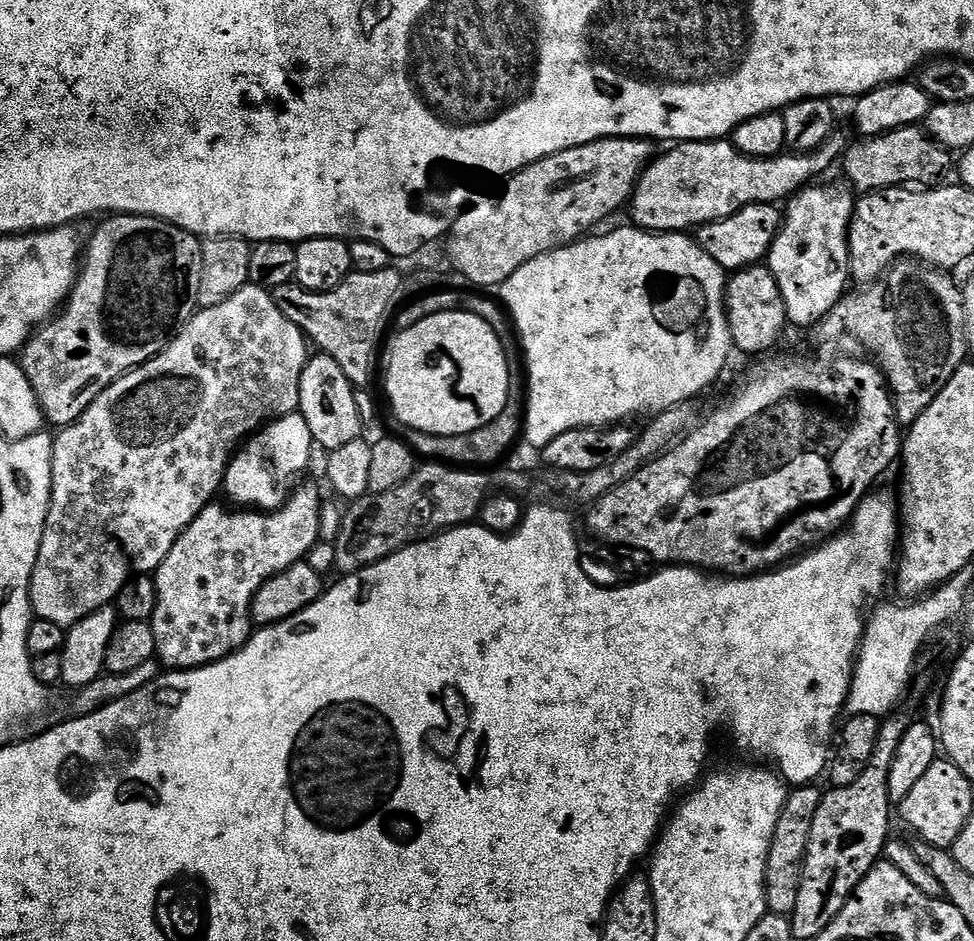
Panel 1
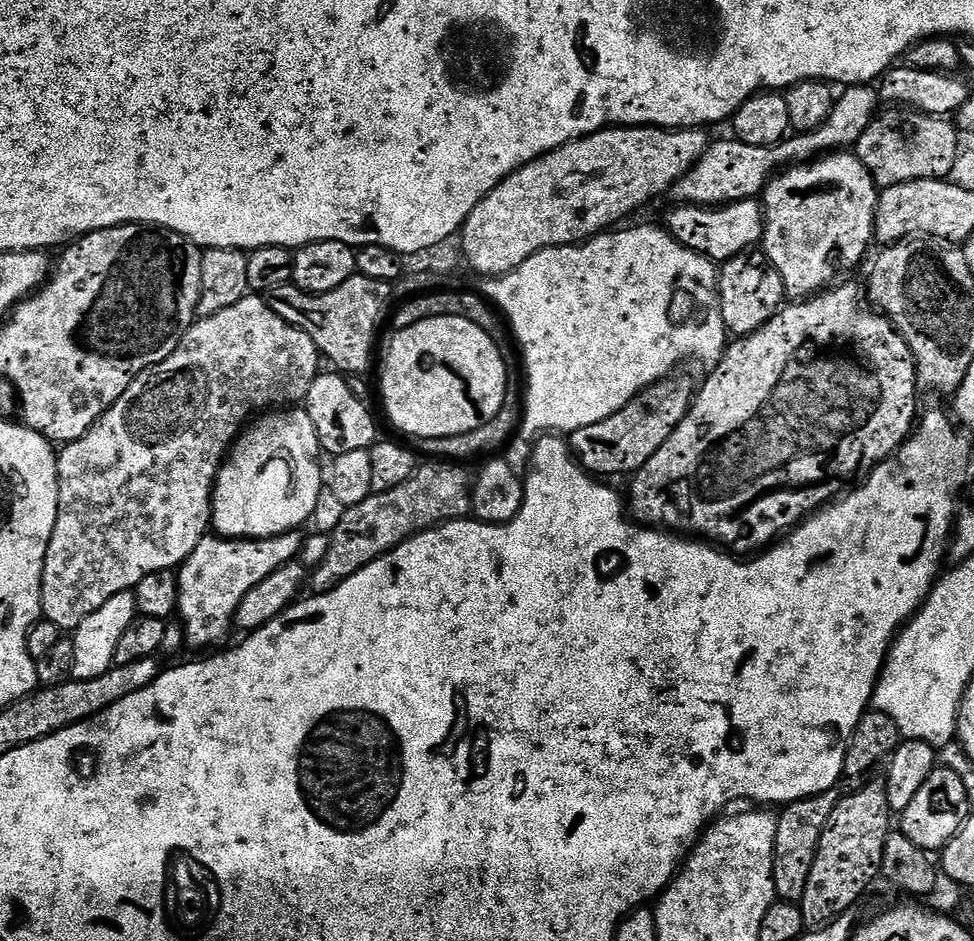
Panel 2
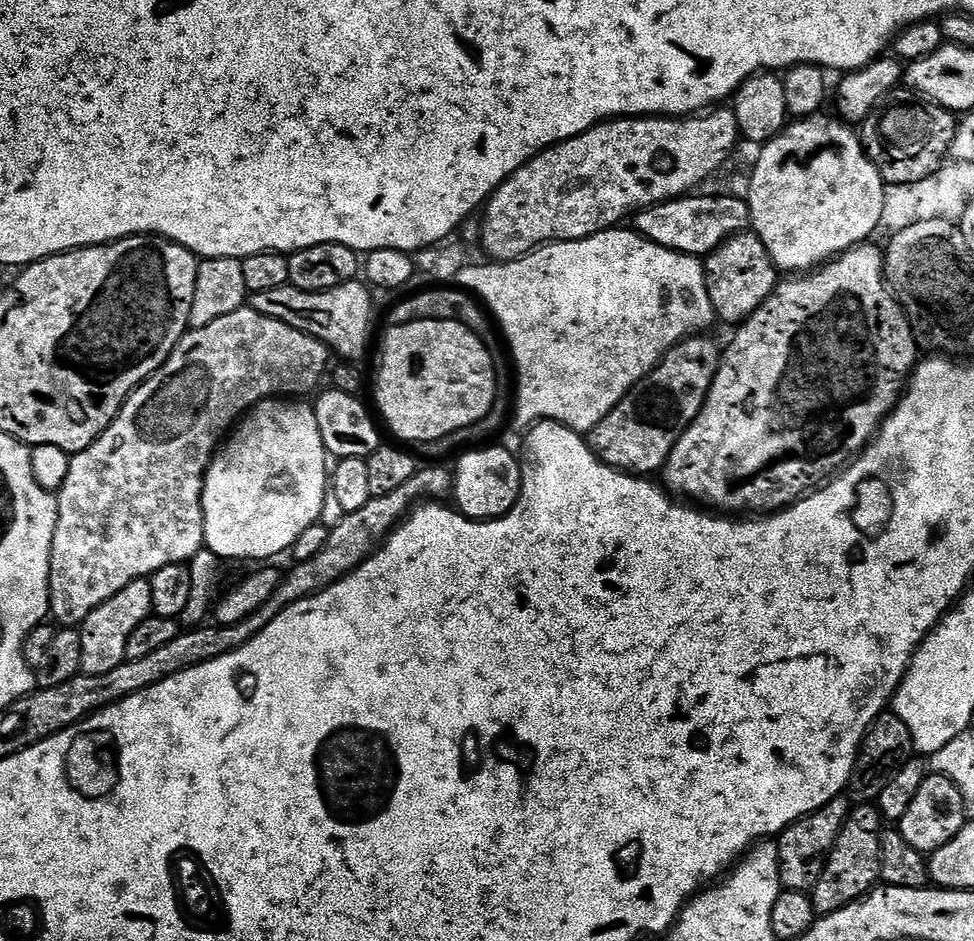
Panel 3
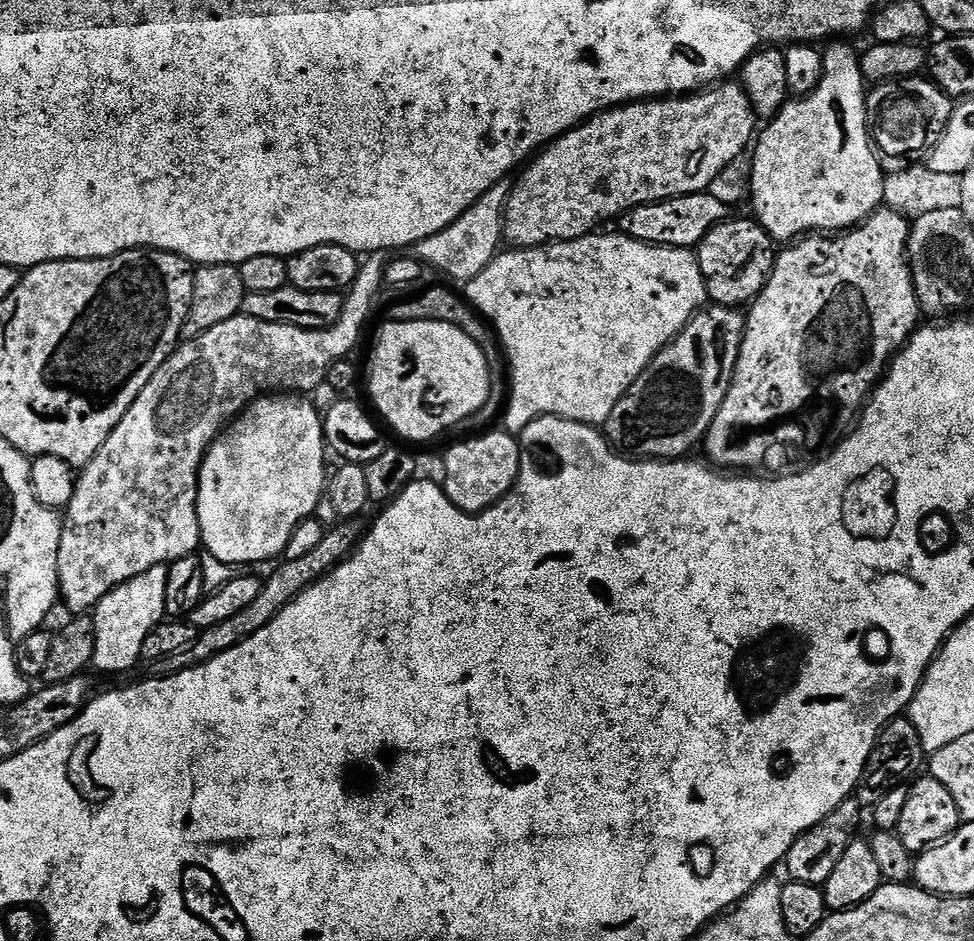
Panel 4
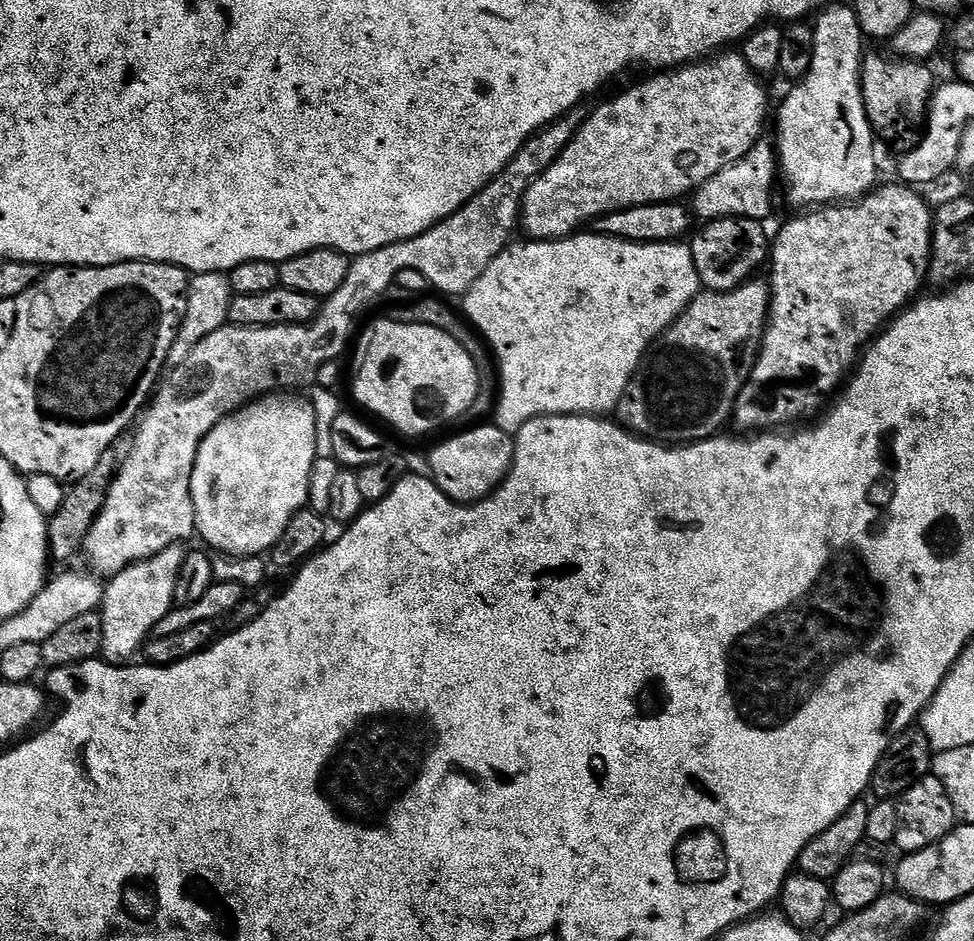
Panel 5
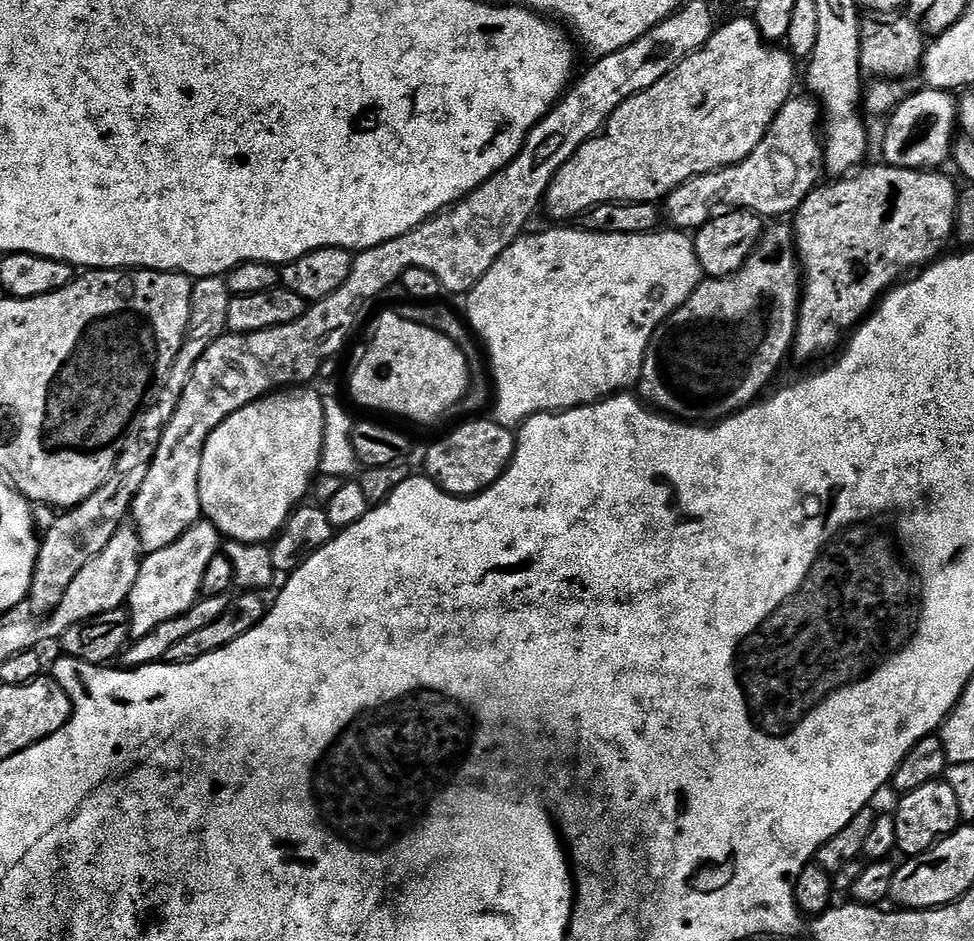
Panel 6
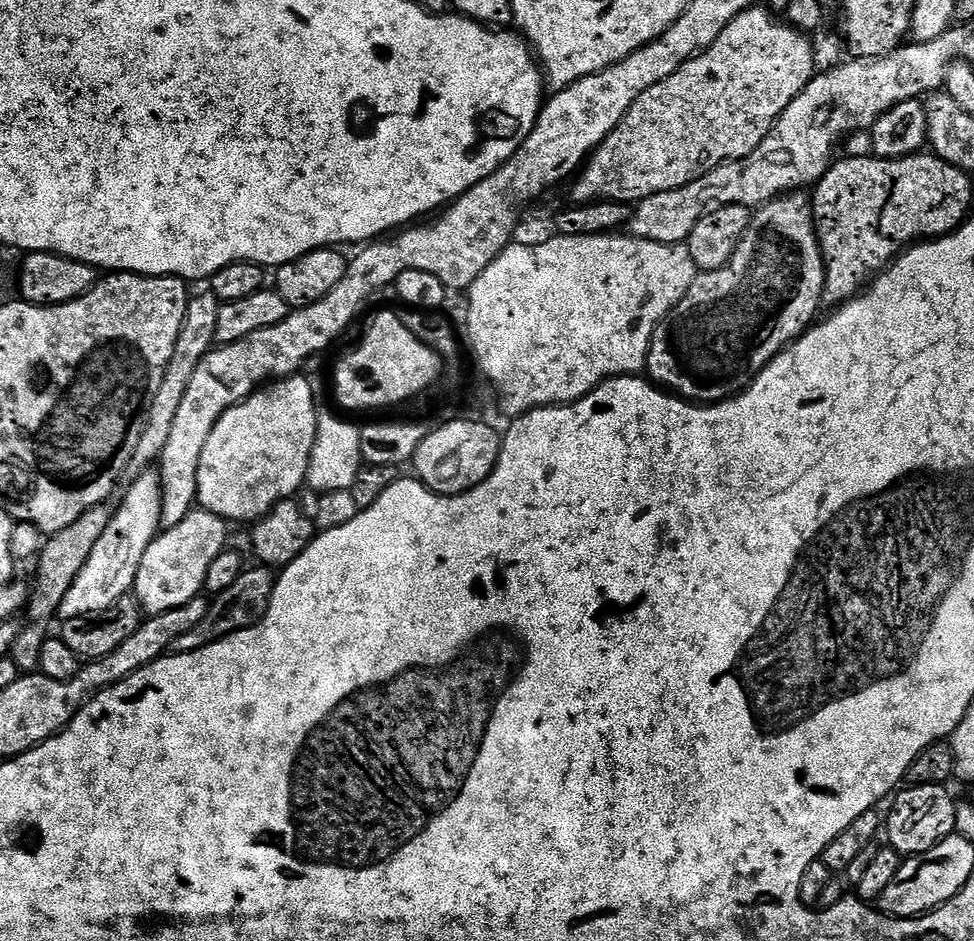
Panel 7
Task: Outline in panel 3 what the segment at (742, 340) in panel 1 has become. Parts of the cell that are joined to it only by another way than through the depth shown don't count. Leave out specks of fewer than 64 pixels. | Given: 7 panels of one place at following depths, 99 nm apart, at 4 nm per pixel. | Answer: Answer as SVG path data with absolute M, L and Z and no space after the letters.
M749 230L740 232L718 246L703 261L704 277L706 278L706 290L710 294L712 310L717 321L725 320L731 326L739 326L749 320L756 311L772 297L778 283L778 269L776 263L770 258L766 246L762 246L762 238L758 238L755 232Z

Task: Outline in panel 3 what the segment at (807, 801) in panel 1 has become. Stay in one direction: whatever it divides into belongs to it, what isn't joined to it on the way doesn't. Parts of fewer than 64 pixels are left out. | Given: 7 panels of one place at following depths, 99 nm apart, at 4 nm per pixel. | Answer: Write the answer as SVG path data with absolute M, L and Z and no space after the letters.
M841 794L826 802L826 806L822 806L816 812L794 821L787 830L780 833L778 837L780 883L787 891L811 893L826 866L828 855L832 853L834 842L848 818L849 811L850 801L847 795Z

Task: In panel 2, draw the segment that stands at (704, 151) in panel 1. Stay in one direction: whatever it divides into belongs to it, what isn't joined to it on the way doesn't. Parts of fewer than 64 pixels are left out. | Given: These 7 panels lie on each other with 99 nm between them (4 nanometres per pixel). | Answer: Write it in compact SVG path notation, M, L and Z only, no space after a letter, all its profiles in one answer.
M869 85L848 86L841 92L844 93L835 97L826 122L822 122L822 126L813 132L789 135L774 146L750 146L735 138L720 140L717 144L716 141L709 143L702 158L672 185L670 196L676 199L677 205L723 206L736 200L750 200L759 197L767 188L768 181L781 170L807 164L825 154L851 149L875 119L878 94Z

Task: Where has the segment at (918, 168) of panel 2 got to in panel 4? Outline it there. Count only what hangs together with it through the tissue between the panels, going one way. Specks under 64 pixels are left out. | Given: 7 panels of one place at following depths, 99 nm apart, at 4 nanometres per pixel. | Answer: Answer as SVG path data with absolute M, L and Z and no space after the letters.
M920 79L881 83L867 93L868 131L885 173L901 172L913 162L923 161L938 138L942 138L952 117L953 97L947 96L931 79Z

